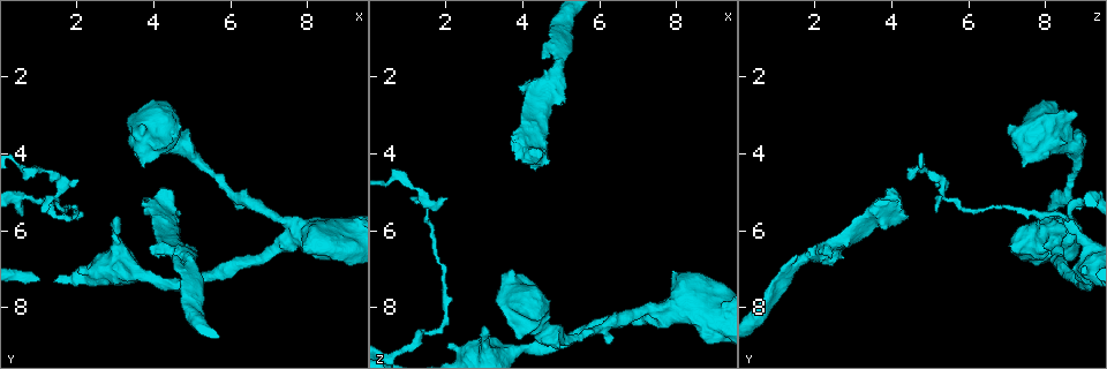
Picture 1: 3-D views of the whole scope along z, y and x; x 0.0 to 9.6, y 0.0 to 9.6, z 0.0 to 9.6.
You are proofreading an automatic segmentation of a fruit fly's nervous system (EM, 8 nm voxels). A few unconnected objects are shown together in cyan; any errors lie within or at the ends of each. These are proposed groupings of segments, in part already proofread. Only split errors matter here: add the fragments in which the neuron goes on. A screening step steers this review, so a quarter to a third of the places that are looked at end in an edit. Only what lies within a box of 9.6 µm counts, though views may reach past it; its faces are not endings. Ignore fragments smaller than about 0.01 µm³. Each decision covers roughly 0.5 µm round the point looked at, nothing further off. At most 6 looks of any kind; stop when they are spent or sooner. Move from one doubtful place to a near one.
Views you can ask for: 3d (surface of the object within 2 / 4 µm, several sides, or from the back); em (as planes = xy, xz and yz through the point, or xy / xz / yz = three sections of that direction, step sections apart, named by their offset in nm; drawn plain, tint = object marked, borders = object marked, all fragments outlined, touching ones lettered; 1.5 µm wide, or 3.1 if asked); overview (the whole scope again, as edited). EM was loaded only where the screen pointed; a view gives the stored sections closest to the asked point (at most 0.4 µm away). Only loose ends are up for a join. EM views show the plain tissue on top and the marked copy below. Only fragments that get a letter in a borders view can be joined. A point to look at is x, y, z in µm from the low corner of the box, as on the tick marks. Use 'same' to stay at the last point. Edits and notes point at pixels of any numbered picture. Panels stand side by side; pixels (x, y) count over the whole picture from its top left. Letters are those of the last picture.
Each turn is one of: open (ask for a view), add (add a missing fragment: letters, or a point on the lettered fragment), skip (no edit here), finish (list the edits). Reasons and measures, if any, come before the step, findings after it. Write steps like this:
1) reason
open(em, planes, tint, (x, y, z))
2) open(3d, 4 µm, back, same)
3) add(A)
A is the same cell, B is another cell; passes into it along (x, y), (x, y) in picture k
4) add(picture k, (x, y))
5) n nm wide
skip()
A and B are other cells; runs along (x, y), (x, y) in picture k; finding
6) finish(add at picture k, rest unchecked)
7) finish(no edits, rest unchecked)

thick end
open(em, planes, borders, (3.85, 2.90, 8.80))

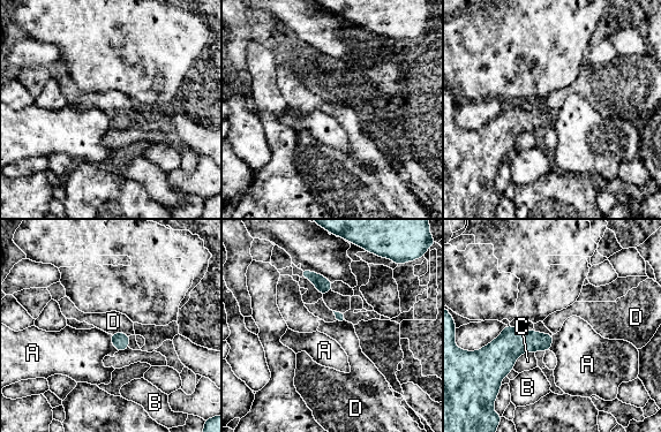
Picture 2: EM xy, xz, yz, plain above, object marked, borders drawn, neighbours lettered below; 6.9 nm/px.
skip()
A, B, C and D are other cells; border along (111, 333), (127, 333), (129, 335) in picture 2; no lettered fragment goes on from it

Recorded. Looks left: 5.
open(em, planes, borders, (6.25, 5.35, 8.90))

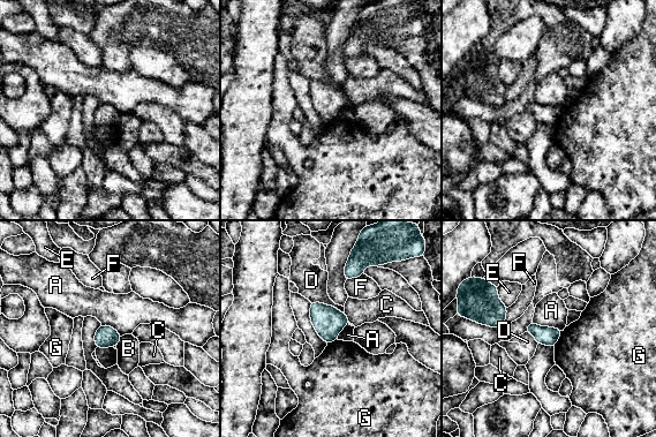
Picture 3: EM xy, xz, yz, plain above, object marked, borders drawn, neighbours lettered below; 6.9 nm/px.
skip()
A, B, C, D, E, F and G are other cells; border along (533, 321), (540, 325), (563, 330) in picture 3; no lettered fragment goes on from it

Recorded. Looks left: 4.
branch stops here
open(em, 3.1 µm, yz, step 8, borders, (3.95, 6.40, 2.30))

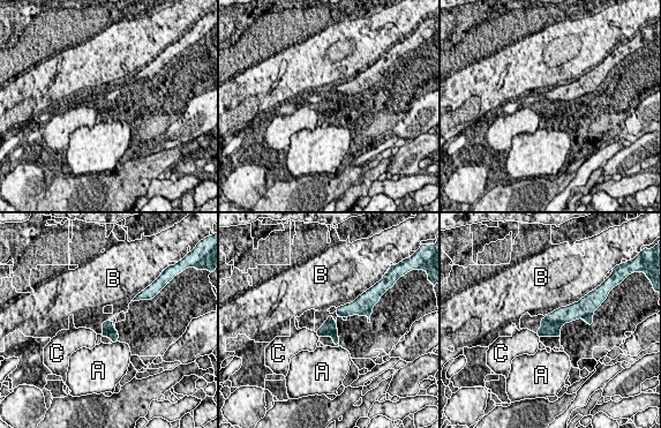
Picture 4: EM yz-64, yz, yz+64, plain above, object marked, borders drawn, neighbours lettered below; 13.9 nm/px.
another direction
open(em, 3.1 µm, planes, borders, same)

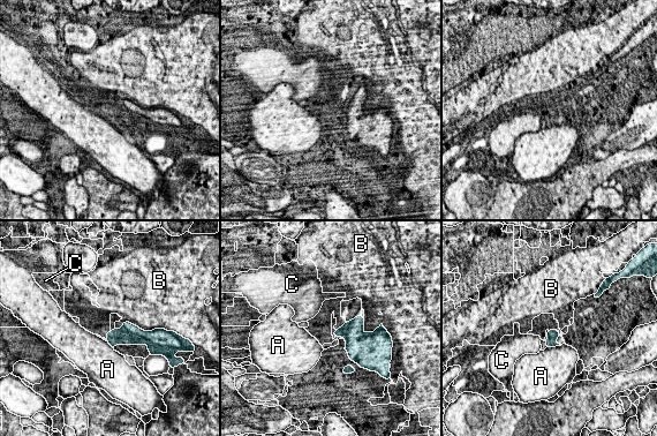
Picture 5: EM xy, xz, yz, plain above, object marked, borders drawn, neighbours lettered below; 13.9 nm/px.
B touches over 480 nm
skip()
A, B and C are other cells; border along (115, 328), (130, 322), (149, 331) in picture 5; none of them fits

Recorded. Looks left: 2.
finish(no edits, rest unchecked)

